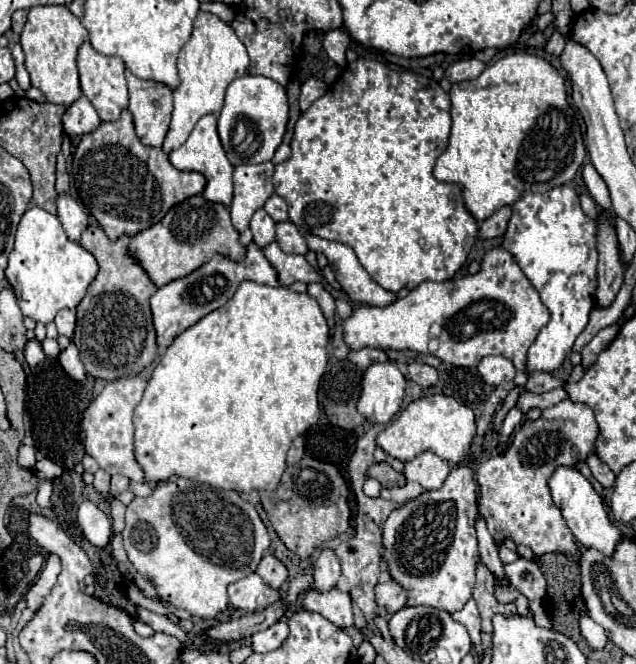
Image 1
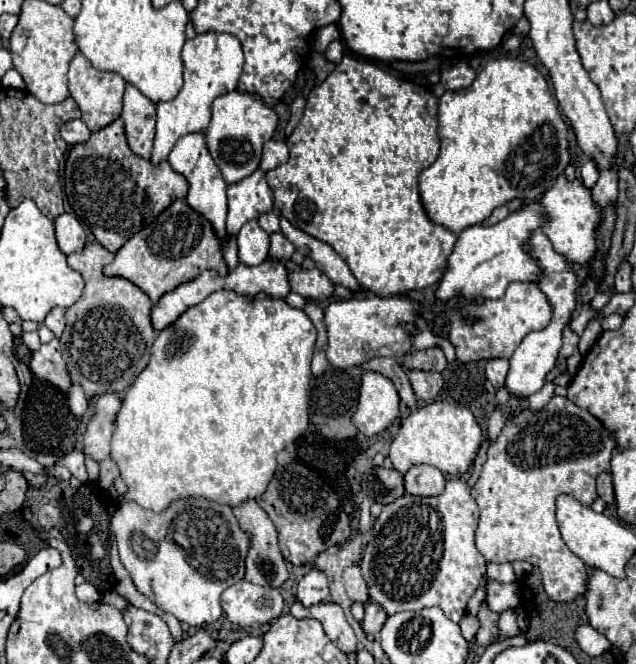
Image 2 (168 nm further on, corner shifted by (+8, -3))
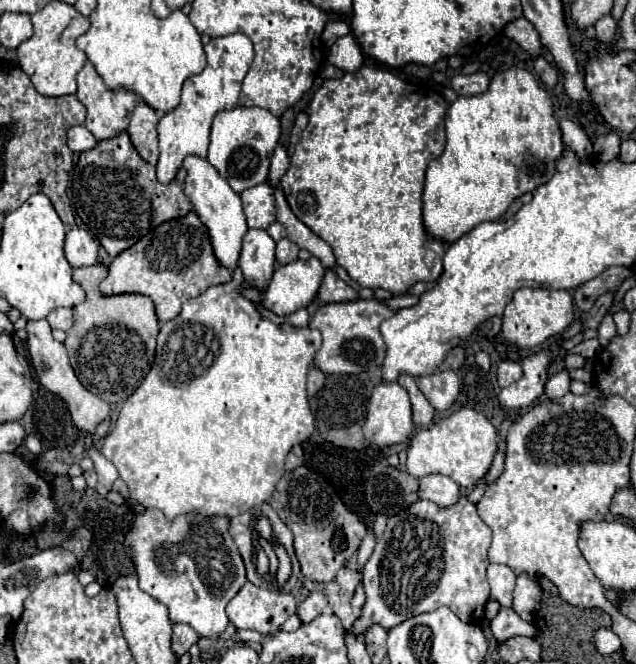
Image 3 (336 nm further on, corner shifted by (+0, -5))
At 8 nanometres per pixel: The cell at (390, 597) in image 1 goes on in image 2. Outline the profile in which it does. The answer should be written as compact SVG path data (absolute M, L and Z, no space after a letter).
M369 602L365 606L365 620L361 624L363 630L365 630L365 634L367 634L367 638L373 640L375 634L383 628L385 620L387 620L387 614L385 614L383 606L381 604L375 604L375 602Z

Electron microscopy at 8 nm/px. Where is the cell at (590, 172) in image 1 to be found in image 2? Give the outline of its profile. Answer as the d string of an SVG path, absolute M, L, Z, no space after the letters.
M587 160L583 166L581 166L581 178L583 178L583 184L587 188L593 188L595 186L595 180L599 178L599 170L595 168L595 162L593 160Z

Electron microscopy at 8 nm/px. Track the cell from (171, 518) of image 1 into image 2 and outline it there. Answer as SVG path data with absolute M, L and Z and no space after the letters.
M179 498L159 514L143 510L137 502L121 502L111 518L121 564L129 570L137 590L155 602L163 612L173 614L179 622L203 628L215 622L221 610L221 592L239 582L245 574L245 558L251 548L251 534L245 532L229 504L219 504L207 498Z

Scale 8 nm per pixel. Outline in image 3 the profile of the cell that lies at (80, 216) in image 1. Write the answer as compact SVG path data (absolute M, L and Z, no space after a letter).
M71 228L65 238L65 258L73 268L81 266L91 266L97 264L97 240L81 230L81 228Z

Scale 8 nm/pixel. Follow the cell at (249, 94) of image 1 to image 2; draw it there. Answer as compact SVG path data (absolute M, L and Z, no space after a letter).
M225 92L213 100L213 118L205 128L207 148L217 162L227 184L239 182L259 168L261 148L273 138L277 128L277 114L265 104L259 94L253 92Z

